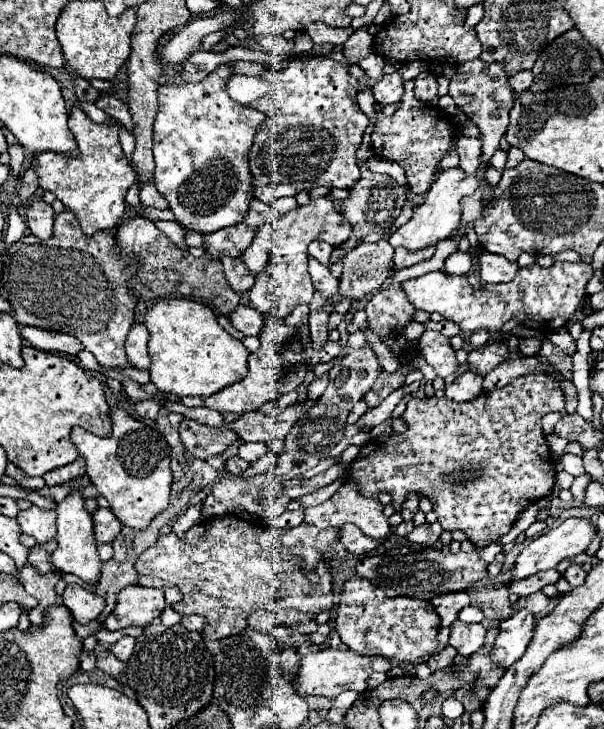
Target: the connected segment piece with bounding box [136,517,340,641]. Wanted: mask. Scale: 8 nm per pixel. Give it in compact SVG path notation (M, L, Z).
M226 517L224 521L204 521L194 525L184 539L178 539L174 533L162 535L136 559L136 571L174 583L182 591L182 601L174 603L172 609L180 615L206 617L206 627L200 631L206 641L224 639L232 633L240 633L246 627L248 615L258 609L268 613L296 609L312 615L334 609L332 571L326 559L318 565L320 585L312 585L300 575L296 559L284 561L282 553L288 553L294 547L330 551L338 541L338 535L336 527L320 531L302 523L300 527L286 531L248 523L240 517Z

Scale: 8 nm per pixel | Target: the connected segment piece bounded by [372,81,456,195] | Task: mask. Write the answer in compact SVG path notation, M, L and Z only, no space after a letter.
M404 81L404 95L400 101L400 109L392 117L386 117L382 111L378 113L378 127L374 129L372 135L372 149L376 157L396 161L406 173L410 191L424 195L432 185L432 175L436 165L450 147L452 135L456 131L456 123L450 115L446 115L438 107L430 109L426 105L420 105L412 89L414 89L414 81Z

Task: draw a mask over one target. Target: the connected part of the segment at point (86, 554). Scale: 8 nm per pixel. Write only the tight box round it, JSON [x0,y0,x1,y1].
[50,493,102,583]

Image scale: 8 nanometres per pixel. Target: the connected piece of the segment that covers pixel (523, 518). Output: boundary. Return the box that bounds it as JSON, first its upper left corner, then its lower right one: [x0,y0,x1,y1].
[496,503,538,545]

